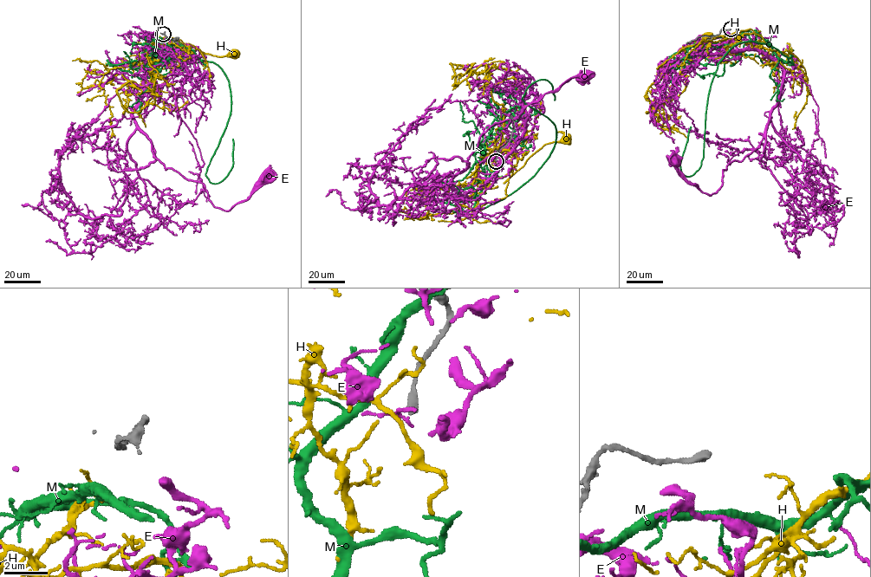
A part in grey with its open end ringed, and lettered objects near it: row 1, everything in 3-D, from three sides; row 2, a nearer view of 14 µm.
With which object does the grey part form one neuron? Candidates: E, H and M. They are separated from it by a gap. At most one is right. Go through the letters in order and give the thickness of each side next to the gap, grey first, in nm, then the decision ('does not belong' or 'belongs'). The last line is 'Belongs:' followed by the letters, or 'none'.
E: 400 nm thick on the grey side, 480 nm on the other; does not belong
H: 400 nm thick on the grey side, 70 nm on the other; does not belong
M: 400 nm thick on the grey side, 320 nm on the other; does not belong
Belongs: none

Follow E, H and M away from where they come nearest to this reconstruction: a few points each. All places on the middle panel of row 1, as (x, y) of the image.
E: (499, 158), (500, 166), (464, 201), (451, 182), (466, 167), (480, 136), (581, 77)
H: (491, 165), (490, 153), (510, 150), (515, 154), (517, 163), (503, 183), (546, 144), (566, 139)
M: (492, 159), (477, 208), (529, 179), (555, 141), (555, 125), (526, 104), (525, 91), (548, 81), (555, 100)

